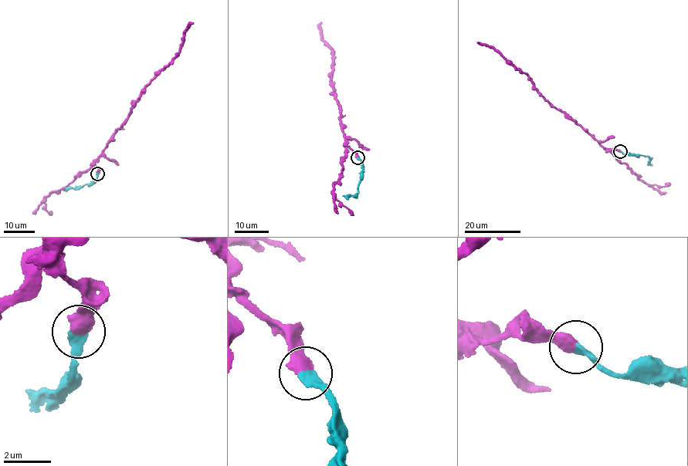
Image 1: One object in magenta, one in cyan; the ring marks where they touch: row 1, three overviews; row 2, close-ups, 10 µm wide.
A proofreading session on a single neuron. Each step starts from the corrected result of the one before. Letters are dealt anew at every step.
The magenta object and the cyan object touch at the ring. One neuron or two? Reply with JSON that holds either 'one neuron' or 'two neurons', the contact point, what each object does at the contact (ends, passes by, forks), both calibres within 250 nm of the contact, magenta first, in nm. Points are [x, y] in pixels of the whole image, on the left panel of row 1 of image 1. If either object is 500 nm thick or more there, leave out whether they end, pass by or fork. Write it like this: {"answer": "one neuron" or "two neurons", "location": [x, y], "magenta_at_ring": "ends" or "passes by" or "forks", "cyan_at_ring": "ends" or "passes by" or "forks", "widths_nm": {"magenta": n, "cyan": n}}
{"answer": "one neuron", "location": [97, 173], "widths_nm": {"magenta": 600, "cyan": 360}}

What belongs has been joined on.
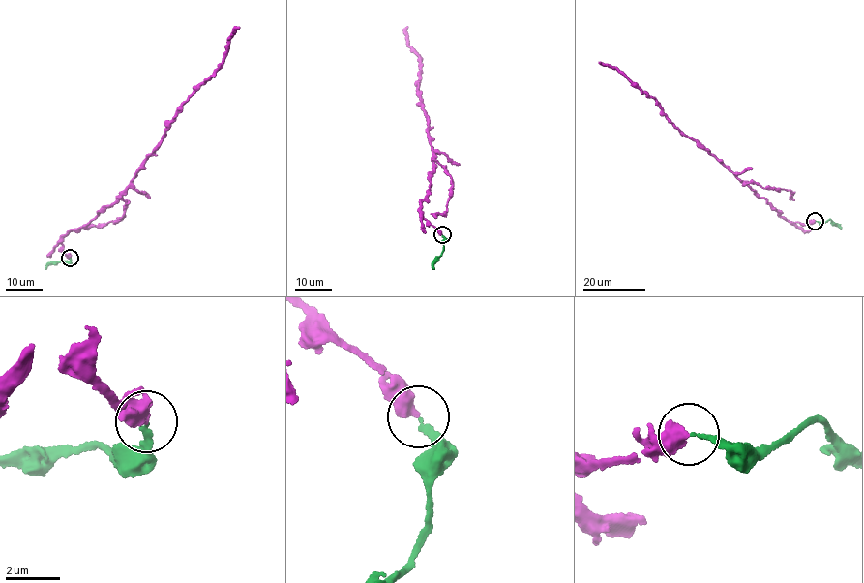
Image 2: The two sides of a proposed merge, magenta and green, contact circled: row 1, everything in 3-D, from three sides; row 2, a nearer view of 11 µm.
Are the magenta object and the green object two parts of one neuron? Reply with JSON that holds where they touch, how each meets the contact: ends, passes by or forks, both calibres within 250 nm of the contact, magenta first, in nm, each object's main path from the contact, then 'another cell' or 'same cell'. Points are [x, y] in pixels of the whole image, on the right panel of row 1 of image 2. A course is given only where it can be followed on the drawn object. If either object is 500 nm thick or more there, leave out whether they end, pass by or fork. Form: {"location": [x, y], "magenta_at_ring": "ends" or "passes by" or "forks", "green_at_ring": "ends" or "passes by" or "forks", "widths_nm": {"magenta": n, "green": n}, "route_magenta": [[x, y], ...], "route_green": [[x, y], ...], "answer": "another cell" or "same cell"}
{"location": [815, 221], "widths_nm": {"magenta": 550, "green": 170}, "route_magenta": [[815, 221], [805, 224], [782, 218], [669, 122], [655, 99], [599, 62]], "route_green": [[815, 221], [824, 223], [831, 220], [841, 229]], "answer": "same cell"}

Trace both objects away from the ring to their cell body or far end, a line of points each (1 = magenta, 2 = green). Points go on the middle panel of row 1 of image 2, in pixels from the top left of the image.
1: (442, 234), (423, 216), (421, 203), (434, 155), (418, 95), (420, 56), (408, 45), (407, 27)
2: (442, 234), (441, 256), (433, 264), (434, 268)

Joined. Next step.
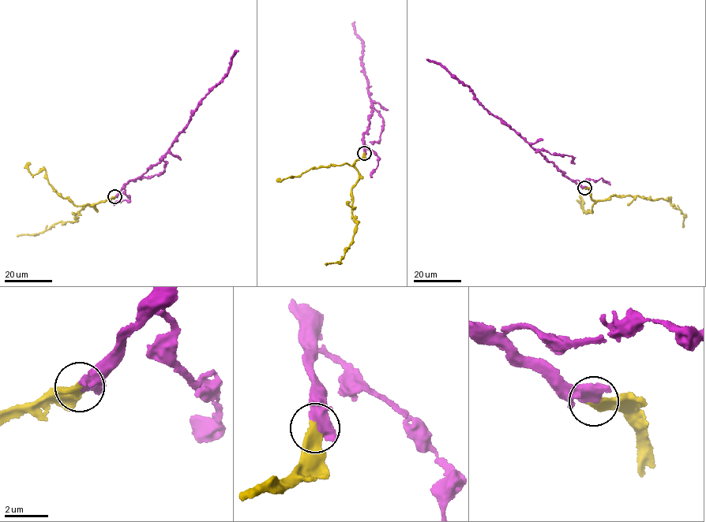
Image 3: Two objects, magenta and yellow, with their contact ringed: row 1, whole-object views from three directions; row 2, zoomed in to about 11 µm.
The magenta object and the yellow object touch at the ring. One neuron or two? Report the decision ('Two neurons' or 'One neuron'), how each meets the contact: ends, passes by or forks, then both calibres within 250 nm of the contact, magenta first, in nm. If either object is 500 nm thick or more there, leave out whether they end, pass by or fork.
One neuron. At the ring magenta ends. At the ring yellow ends. Thickness 440 nm (magenta) against 360 nm

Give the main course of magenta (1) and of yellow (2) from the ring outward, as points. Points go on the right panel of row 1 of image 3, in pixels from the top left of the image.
1: (585, 188), (565, 177), (553, 162), (479, 104), (469, 87), (452, 77), (439, 64), (426, 59)
2: (585, 188), (592, 199), (598, 201), (614, 195), (636, 195), (653, 200), (670, 199), (685, 214), (683, 228)

